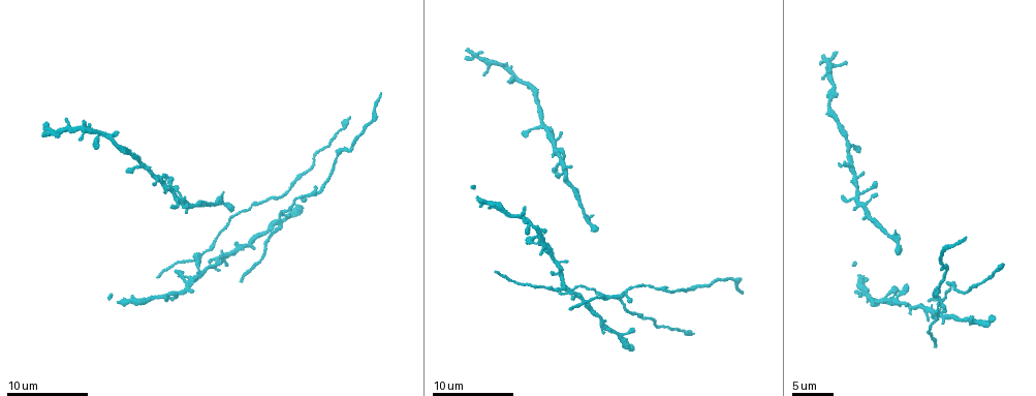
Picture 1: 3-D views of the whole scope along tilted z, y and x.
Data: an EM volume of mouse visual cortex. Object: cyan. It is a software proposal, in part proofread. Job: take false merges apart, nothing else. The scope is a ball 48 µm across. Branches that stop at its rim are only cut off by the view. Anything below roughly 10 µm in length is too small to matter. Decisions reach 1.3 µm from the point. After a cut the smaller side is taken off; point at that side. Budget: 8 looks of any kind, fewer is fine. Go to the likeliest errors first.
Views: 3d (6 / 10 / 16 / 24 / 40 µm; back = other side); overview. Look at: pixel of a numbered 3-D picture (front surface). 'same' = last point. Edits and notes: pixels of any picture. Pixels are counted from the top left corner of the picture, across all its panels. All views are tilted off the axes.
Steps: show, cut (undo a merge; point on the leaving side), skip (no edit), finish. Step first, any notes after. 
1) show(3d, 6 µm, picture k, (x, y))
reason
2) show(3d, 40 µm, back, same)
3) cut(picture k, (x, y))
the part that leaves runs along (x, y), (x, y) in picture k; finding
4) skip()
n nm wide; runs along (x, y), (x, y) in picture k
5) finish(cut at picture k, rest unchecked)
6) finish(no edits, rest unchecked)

show(3d, 10 µm, picture 1, (628, 288))
three-way junction

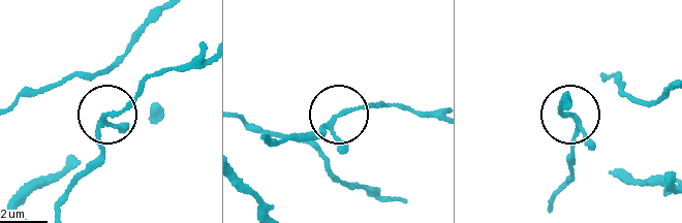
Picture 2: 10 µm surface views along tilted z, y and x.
skip()
all the same neuron

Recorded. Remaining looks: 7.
show(3d, 6 µm, picture 1, (588, 222))
a fork

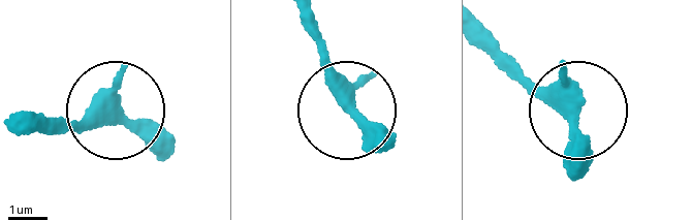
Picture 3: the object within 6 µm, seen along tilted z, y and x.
skip()
3 arms; runs along (120, 118), (59, 133) in picture 3; all the same neuron

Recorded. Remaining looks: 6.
show(3d, 16 µm, picture 1, (550, 252))
arms part here

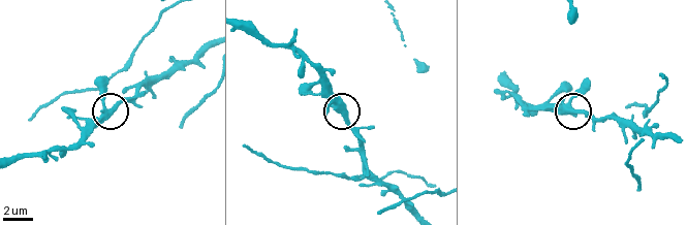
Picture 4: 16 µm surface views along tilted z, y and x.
skip()
3 arms; one neuron here

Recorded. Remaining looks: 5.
show(3d, 6 µm, picture 1, (672, 292))
two arms at a narrow angle

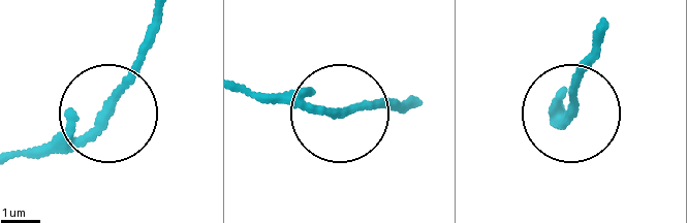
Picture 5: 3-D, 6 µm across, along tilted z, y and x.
show(3d, 6 µm, back, picture 5, (571, 112))

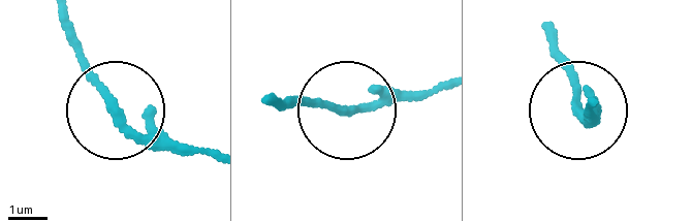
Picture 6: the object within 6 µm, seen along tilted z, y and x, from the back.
skip()
3 arms; one neuron here

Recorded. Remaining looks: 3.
finish(no edits, rest unchecked)

